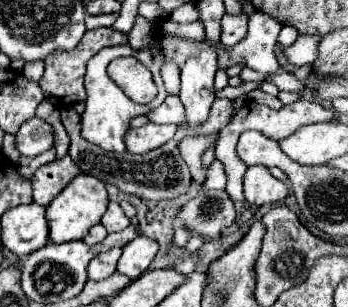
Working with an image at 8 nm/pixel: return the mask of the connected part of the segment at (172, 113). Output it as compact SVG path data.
M170 96L158 108L148 112L146 118L150 122L156 122L156 124L168 124L168 122L182 124L184 122L184 106L182 106L178 96Z

